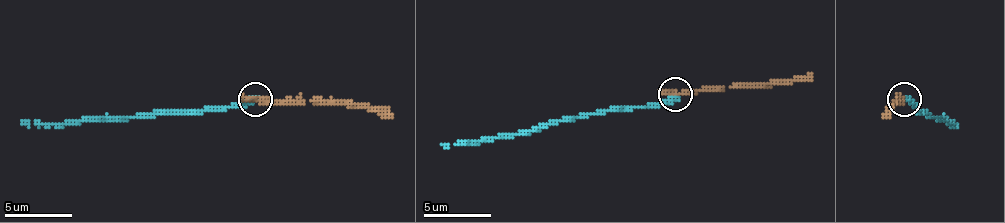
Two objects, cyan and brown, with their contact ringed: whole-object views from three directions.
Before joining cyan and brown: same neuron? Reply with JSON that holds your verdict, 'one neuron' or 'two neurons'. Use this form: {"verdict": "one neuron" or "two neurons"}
{"verdict": "two neurons"}

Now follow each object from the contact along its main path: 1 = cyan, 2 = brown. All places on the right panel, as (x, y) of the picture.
1: (906, 100), (917, 111), (954, 124)
2: (903, 100), (896, 100), (883, 117)

